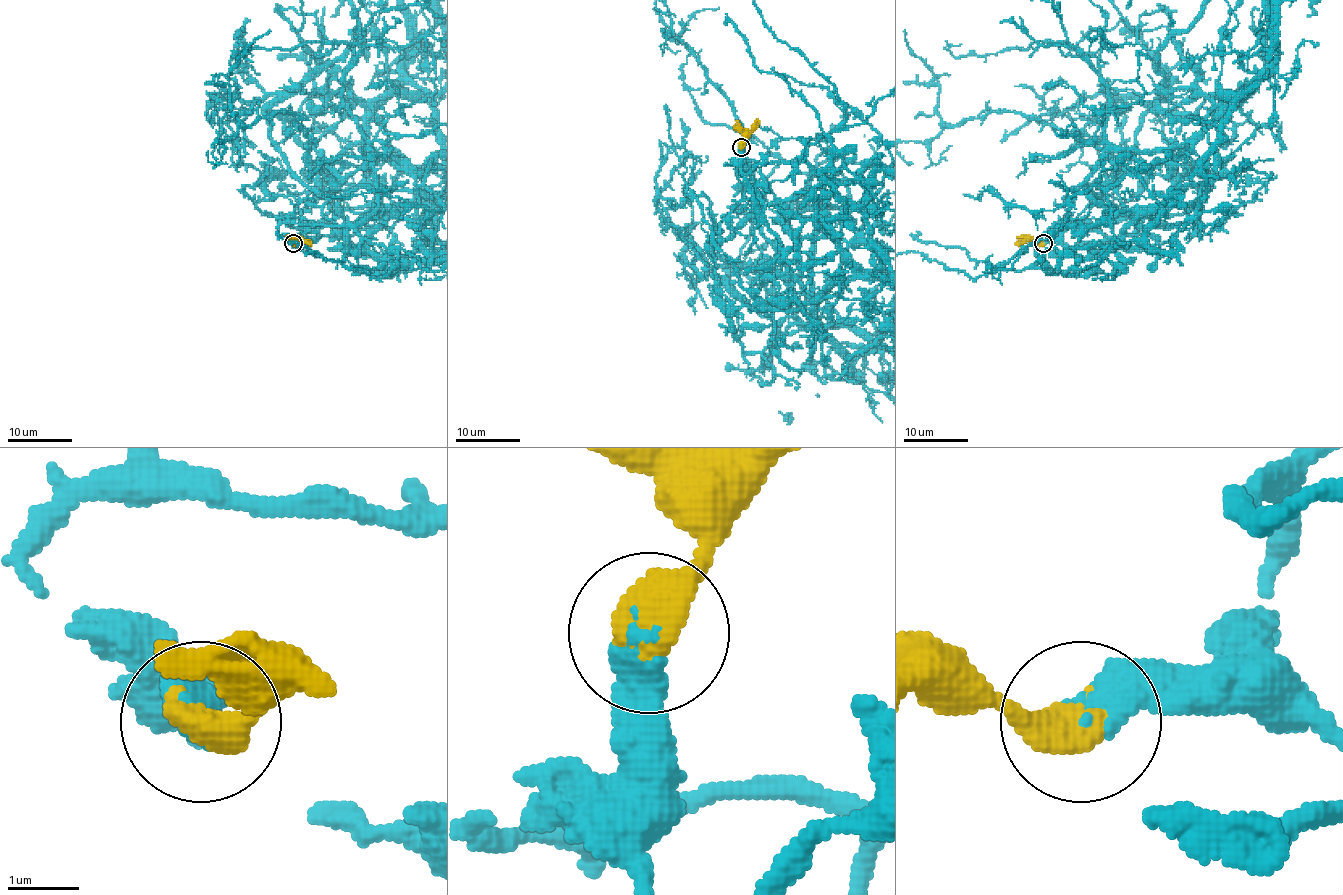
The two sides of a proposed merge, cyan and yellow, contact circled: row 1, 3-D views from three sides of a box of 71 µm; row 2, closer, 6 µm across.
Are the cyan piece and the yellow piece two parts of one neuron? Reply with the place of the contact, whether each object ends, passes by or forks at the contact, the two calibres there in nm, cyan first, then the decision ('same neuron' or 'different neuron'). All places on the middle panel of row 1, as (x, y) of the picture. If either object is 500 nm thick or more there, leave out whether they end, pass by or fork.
place (741, 147); calibres 500 and 650 nm; same neuron

